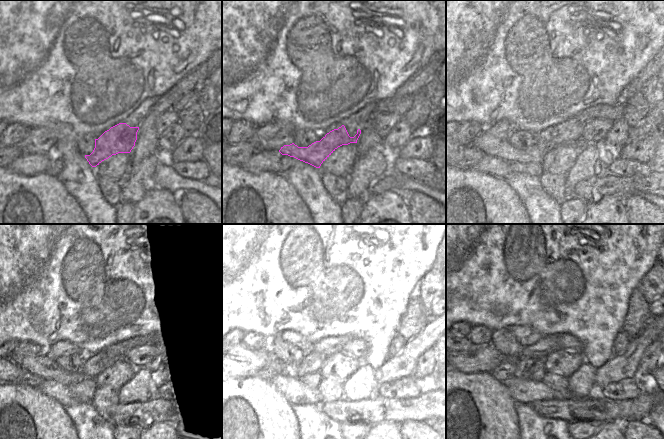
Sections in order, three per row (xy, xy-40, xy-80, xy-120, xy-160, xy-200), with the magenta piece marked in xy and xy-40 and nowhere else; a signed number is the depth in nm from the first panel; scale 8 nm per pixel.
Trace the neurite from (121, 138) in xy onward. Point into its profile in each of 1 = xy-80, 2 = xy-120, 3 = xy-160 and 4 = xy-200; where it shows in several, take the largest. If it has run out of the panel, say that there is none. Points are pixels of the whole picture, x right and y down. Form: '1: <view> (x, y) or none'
1: xy-80 (488, 144)
2: xy-120 (42, 366)
3: xy-160 (256, 358)
4: xy-200 (466, 346)

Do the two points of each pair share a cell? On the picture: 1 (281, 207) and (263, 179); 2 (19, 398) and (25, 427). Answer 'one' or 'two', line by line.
1: one
2: one

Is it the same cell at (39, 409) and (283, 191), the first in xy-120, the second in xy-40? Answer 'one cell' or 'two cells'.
one cell

